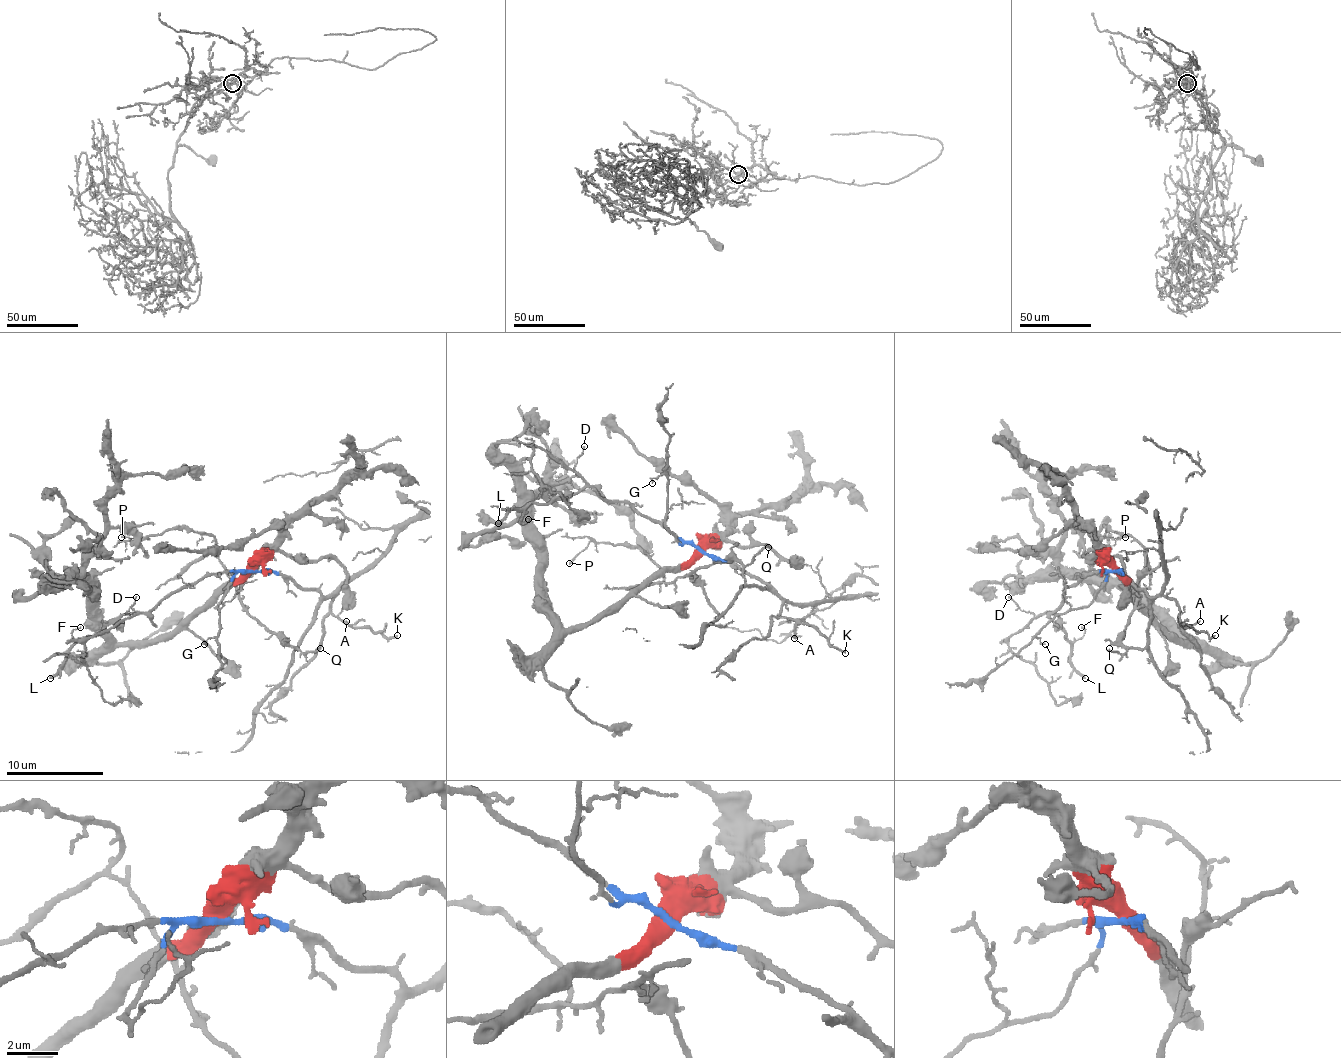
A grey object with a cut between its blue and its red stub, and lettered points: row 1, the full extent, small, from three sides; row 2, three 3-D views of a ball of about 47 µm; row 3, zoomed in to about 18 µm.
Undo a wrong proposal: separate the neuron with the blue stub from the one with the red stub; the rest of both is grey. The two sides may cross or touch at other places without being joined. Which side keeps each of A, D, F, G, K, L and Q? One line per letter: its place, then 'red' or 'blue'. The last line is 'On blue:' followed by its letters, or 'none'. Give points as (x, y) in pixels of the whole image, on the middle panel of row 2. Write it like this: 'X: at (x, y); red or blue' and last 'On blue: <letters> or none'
A: at (794, 638); blue
D: at (584, 446); blue
F: at (528, 519); blue
G: at (652, 483); blue
K: at (845, 653); blue
L: at (498, 523); blue
Q: at (768, 547); blue
On blue: A, D, F, G, K, L, Q

